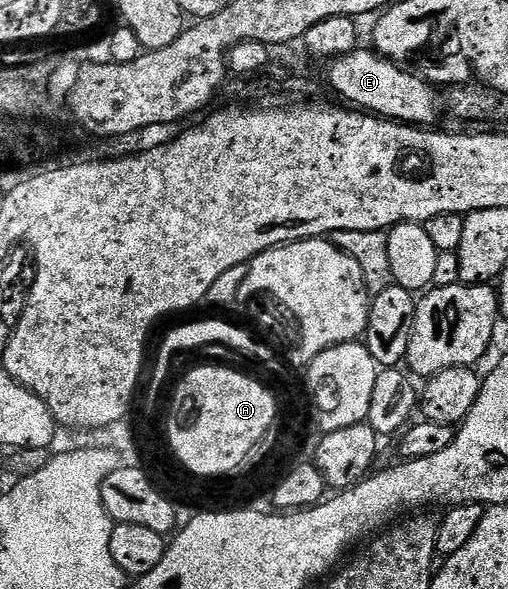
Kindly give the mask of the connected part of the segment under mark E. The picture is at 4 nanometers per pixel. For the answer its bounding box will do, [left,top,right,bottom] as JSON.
[329,46,439,126]

